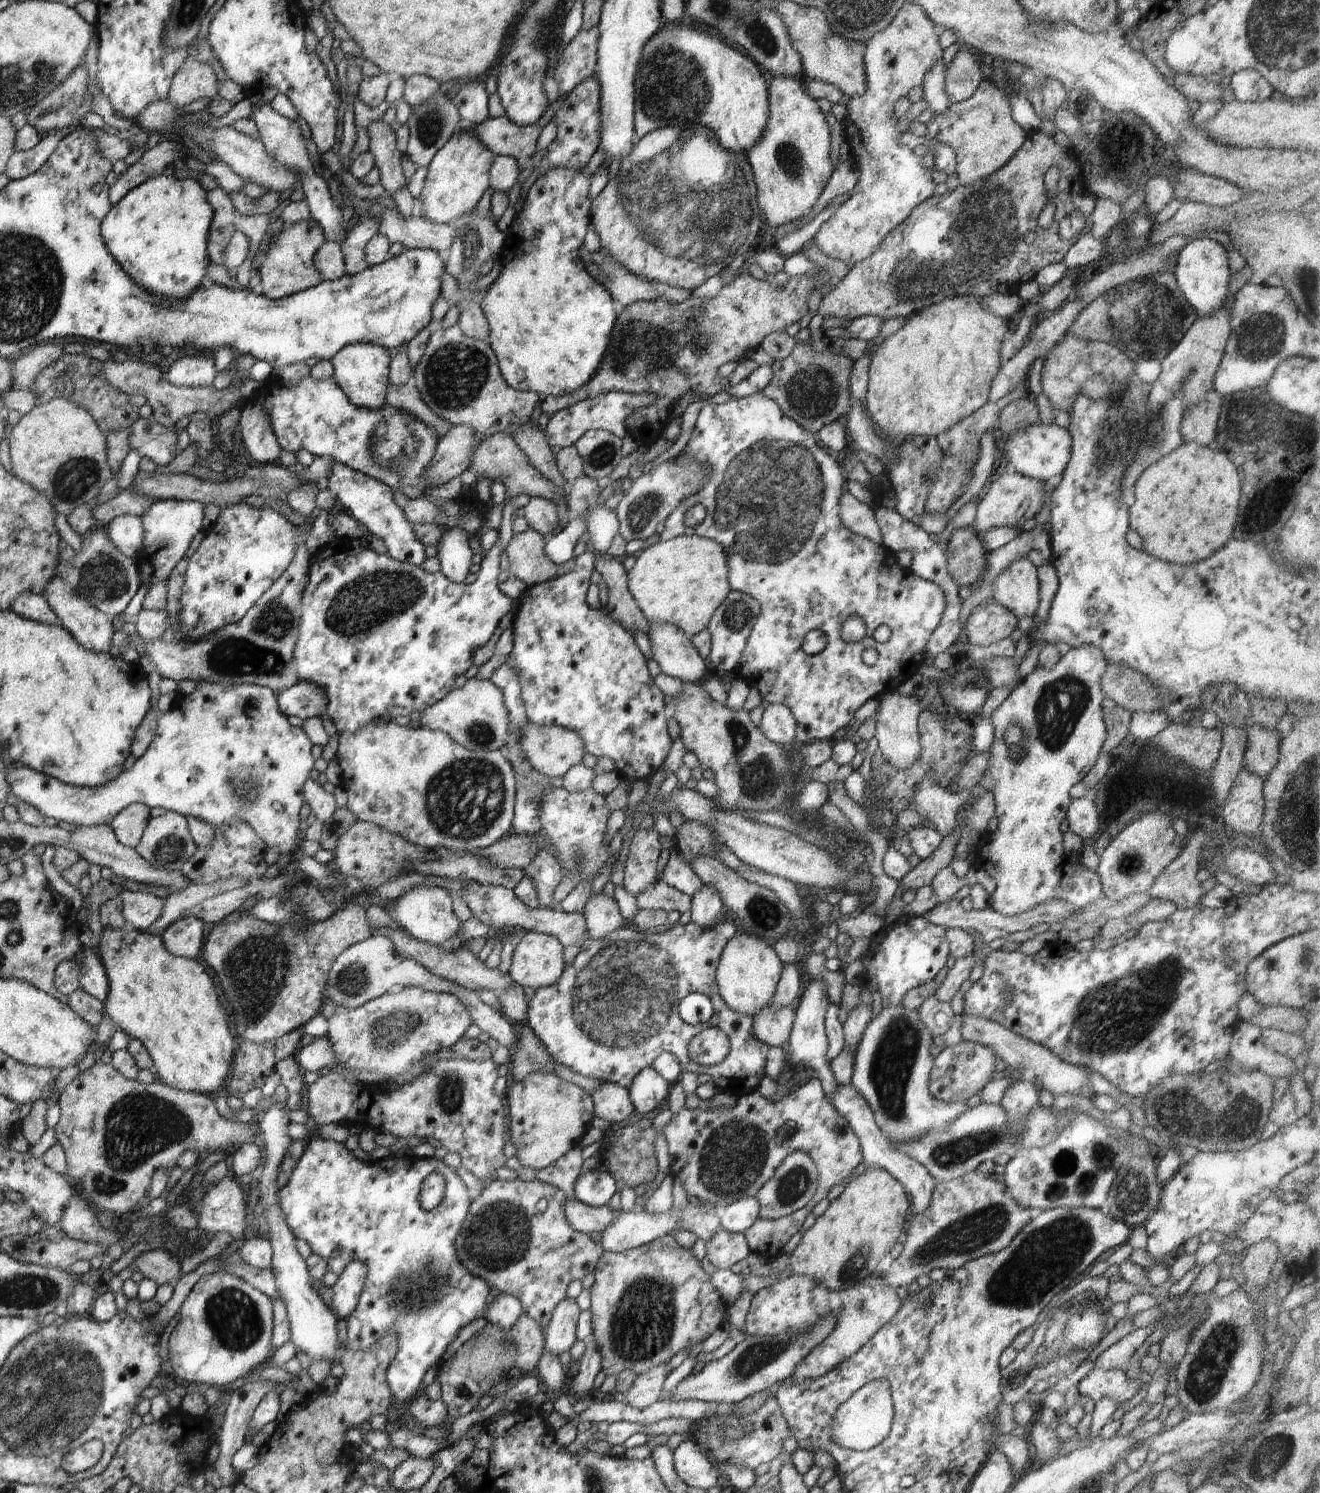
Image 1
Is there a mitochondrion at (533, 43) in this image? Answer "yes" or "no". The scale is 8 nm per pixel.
yes

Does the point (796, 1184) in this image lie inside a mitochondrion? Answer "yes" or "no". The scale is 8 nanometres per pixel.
yes

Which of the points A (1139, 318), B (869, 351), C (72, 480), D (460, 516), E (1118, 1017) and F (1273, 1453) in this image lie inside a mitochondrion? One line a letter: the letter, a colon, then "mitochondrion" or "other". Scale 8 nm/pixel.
A: mitochondrion
B: other
C: mitochondrion
D: other
E: mitochondrion
F: mitochondrion

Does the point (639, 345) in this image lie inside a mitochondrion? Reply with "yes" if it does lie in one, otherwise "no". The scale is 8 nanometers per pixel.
yes

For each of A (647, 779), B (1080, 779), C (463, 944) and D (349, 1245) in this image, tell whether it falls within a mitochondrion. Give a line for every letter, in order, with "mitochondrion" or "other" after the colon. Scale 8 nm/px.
A: other
B: other
C: other
D: other

